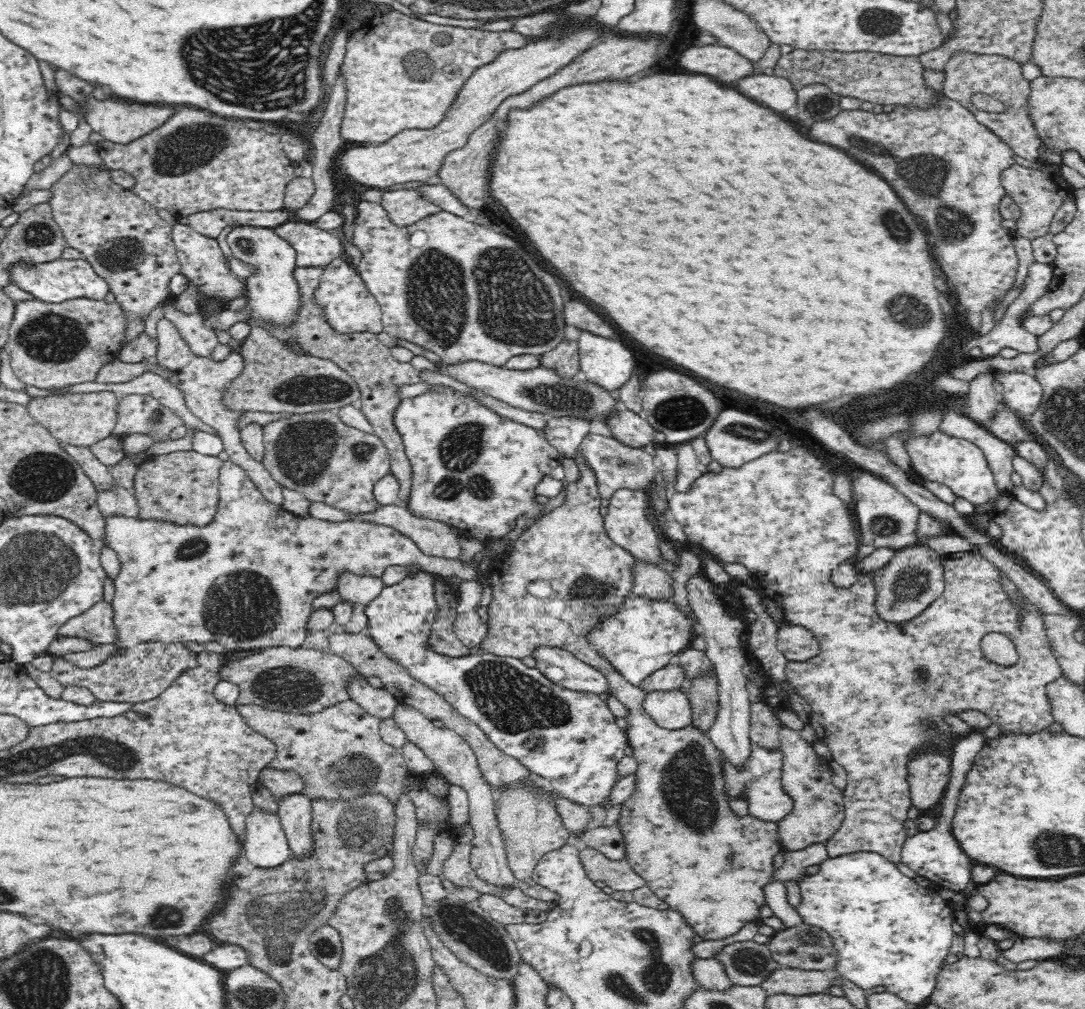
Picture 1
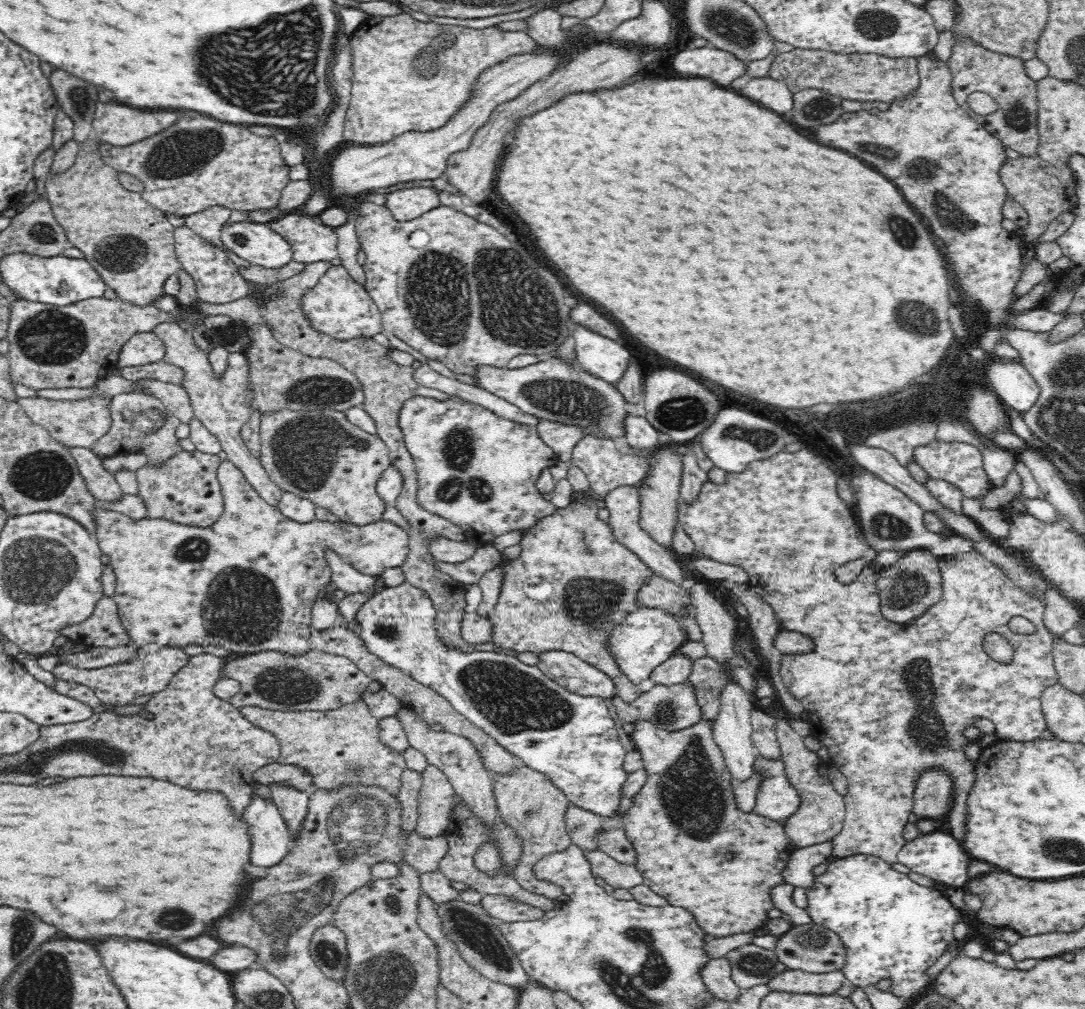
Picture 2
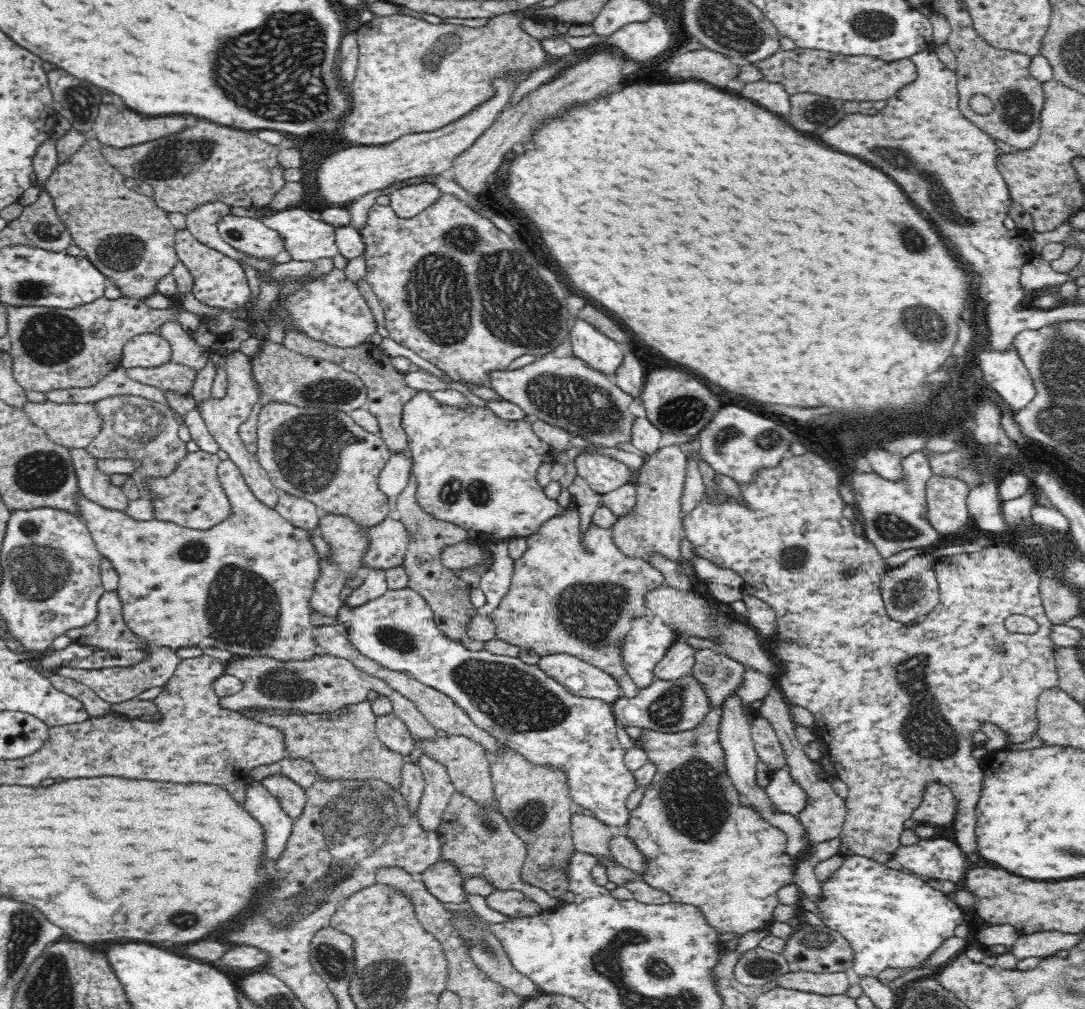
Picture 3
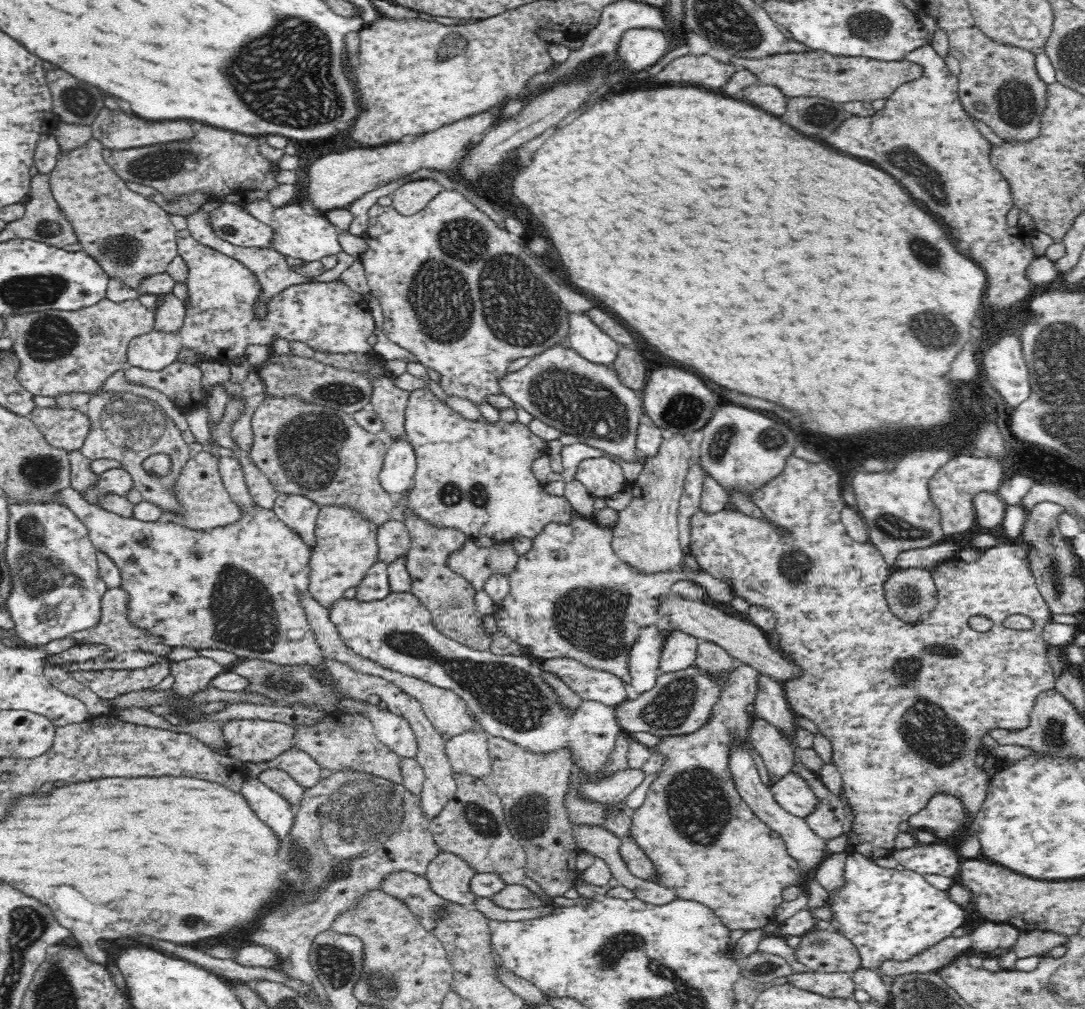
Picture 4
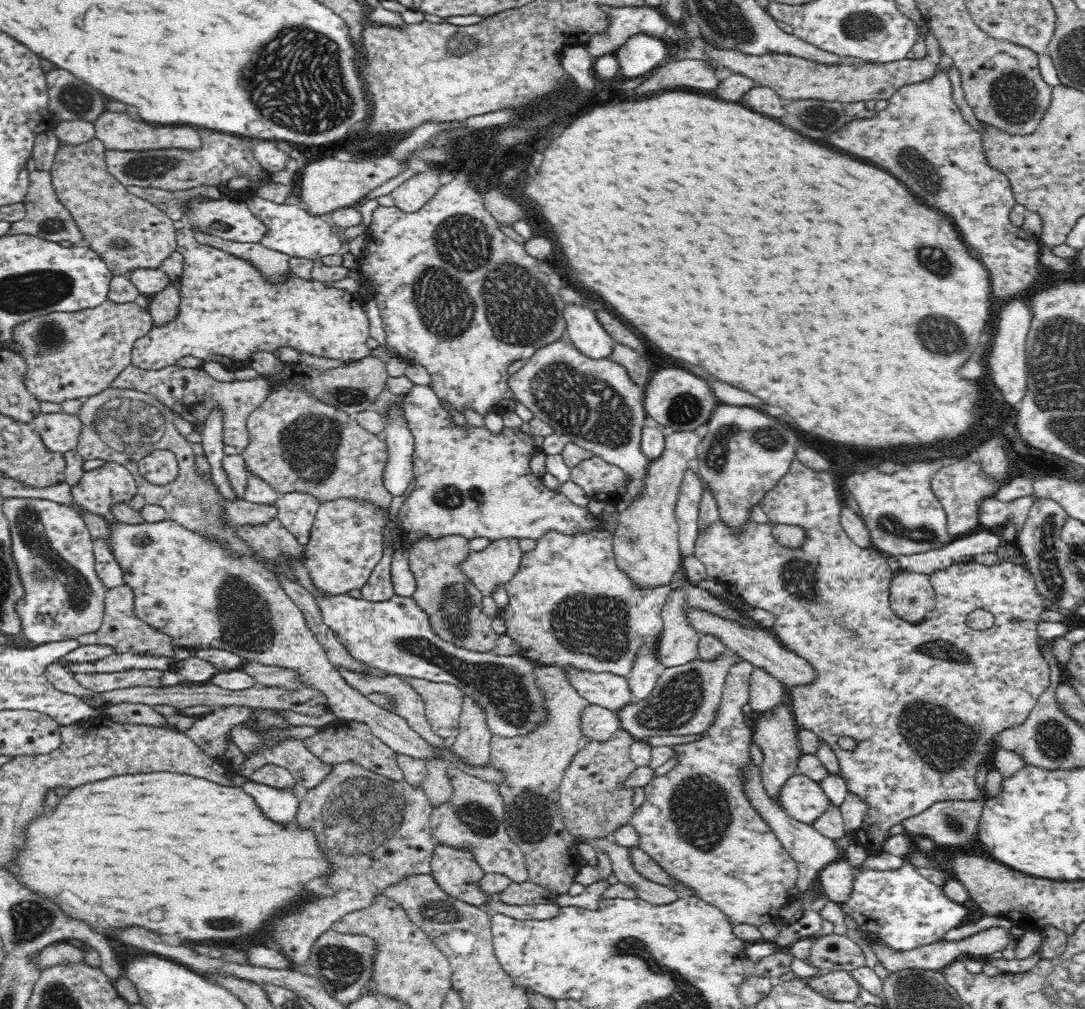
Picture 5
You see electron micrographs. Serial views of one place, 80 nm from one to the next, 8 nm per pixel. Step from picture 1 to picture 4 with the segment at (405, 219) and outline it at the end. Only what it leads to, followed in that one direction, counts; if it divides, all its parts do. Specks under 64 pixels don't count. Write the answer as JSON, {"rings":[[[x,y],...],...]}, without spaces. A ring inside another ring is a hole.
{"rings":[[[434,180],[411,181],[389,194],[391,205],[402,216],[412,216],[428,206],[431,200],[443,191]]]}

